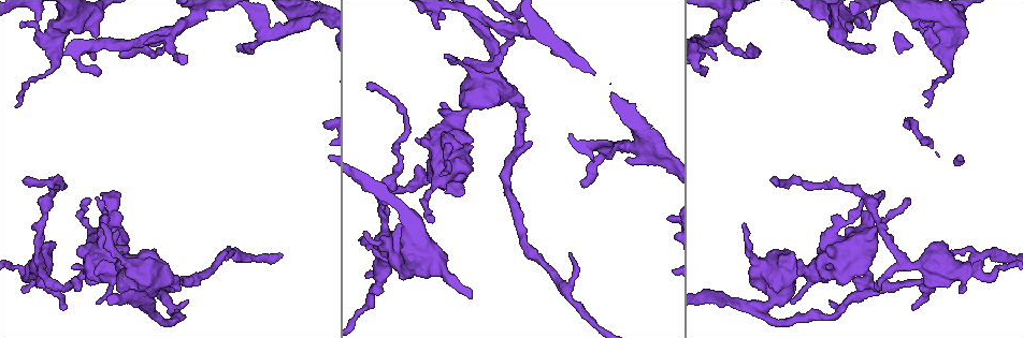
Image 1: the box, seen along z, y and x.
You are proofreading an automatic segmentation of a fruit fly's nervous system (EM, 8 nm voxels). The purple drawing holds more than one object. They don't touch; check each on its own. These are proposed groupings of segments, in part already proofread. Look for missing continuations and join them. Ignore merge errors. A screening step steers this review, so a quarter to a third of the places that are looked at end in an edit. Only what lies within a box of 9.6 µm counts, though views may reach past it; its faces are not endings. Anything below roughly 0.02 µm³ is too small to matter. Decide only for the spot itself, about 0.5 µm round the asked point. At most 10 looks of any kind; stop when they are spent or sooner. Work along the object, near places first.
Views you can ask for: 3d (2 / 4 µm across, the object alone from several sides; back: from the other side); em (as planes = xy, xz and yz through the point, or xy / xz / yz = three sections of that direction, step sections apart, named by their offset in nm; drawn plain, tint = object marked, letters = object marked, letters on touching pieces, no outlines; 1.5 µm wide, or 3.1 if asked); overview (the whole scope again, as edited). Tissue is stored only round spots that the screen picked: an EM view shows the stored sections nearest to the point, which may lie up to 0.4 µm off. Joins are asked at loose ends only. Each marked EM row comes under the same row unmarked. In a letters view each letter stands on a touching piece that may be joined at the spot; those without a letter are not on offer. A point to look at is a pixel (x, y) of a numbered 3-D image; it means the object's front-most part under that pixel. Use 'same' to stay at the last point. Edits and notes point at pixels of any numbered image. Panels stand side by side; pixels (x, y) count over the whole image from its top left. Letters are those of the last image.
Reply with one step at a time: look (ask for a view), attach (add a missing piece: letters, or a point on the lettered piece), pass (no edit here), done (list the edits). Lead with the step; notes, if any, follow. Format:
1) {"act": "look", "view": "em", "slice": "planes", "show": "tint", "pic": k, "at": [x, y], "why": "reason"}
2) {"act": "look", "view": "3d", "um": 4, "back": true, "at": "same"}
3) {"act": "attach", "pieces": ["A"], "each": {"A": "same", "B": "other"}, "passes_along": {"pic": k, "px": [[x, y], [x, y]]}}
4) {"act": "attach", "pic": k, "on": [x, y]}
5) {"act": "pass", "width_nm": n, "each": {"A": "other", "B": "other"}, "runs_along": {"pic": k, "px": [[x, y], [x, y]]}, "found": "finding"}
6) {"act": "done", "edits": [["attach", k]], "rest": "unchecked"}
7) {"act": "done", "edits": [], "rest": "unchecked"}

{"act": "look", "view": "3d", "um": 2, "back": true, "pic": 1, "at": [875, 50], "why": "free end"}

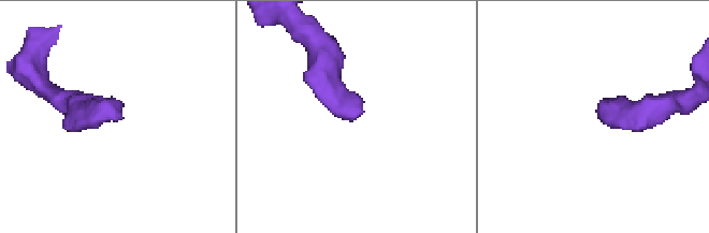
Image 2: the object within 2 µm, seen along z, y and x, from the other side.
{"act": "look", "view": "em", "slice": "xy", "step": 4, "show": "letters", "pic": 2, "at": [121, 119], "why": "need the tissue"}

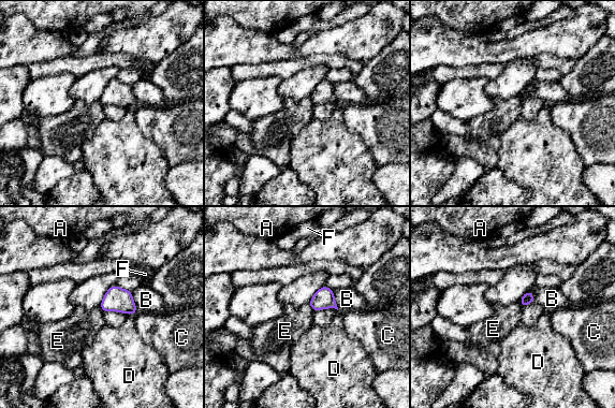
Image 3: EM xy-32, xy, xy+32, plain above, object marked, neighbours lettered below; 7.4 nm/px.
{"act": "look", "view": "em", "slice": "xz", "step": 4, "show": "letters", "at": "same", "why": "cut it another way"}

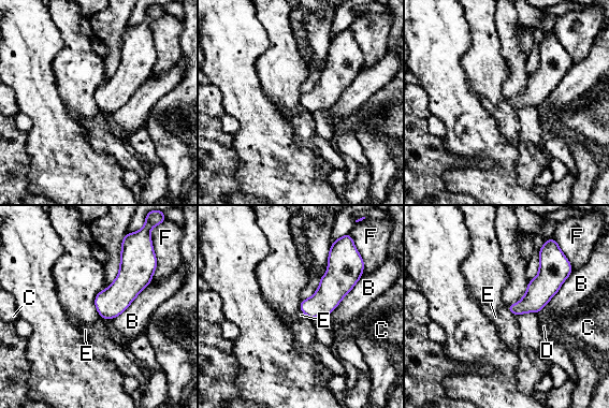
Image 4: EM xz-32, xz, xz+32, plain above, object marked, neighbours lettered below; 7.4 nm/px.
{"act": "pass", "longest_contact_nm": ["B", 420], "each": {"B": "other", "C": "other", "D": "other", "E": "other", "F": "other"}, "border": {"pic": 4, "px": [[505, 306], [516, 316]]}, "found": "none of them fits"}

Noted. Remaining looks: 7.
{"act": "look", "view": "em", "slice": "yz", "step": 4, "show": "tint", "pic": 1, "at": [88, 199], "why": "tapers out"}

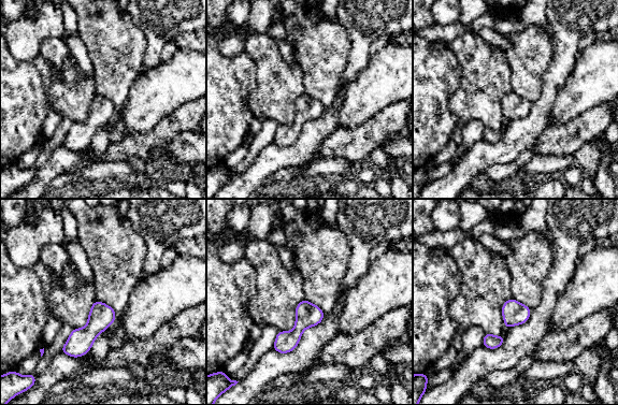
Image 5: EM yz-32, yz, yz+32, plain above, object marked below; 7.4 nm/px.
{"act": "look", "view": "em", "slice": "yz", "step": 4, "show": "letters", "at": "same"}

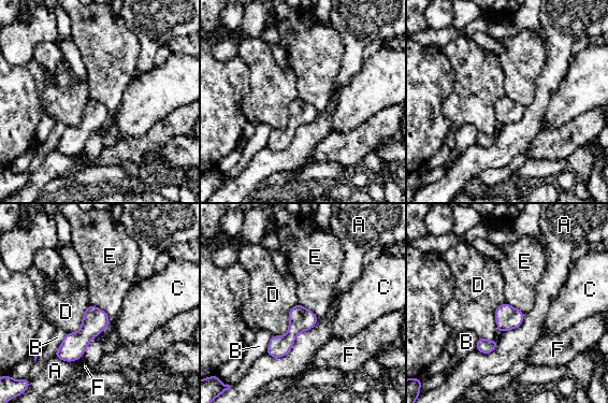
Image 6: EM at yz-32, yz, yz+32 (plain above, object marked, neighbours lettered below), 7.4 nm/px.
{"act": "pass", "longest_contact_nm": ["A", 460], "each": {"A": "other", "B": "other", "C": "other", "D": "other", "E": "other", "F": "other"}, "border": {"pic": 6, "px": [[90, 303], [101, 308], [110, 318]]}, "found": "none of them fits"}

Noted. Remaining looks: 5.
{"act": "look", "view": "em", "slice": "planes", "show": "letters", "pic": 1, "at": [925, 106], "why": "an open end"}

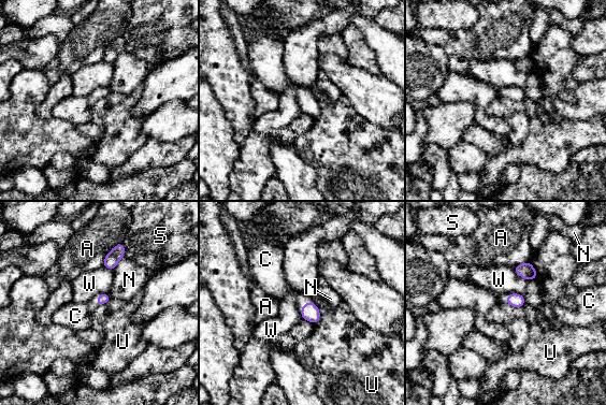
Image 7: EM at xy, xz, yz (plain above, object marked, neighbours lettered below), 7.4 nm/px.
{"act": "pass", "width_nm": 80, "each": {"A": "other", "C": "other", "N": "other", "S": "other", "U": "other", "W": "other"}, "border": {"pic": 7, "px": [[314, 302], [319, 313], [314, 324]]}, "found": "no lettered piece goes on from it"}

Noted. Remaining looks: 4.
{"act": "look", "view": "em", "slice": "yz", "step": 8, "show": "tint", "pic": 1, "at": [920, 22], "why": "branch stops here"}

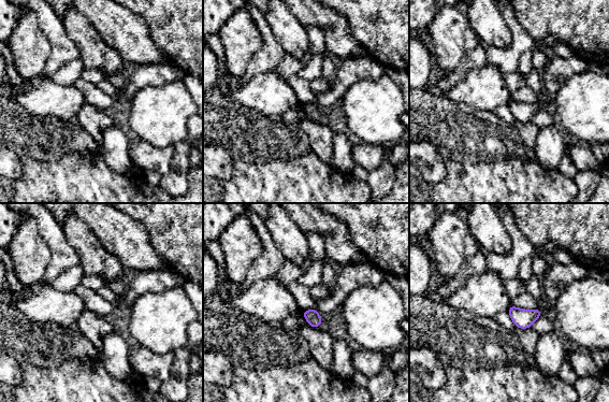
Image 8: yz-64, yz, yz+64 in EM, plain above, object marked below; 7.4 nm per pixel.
{"act": "look", "view": "em", "slice": "planes", "show": "letters", "at": "same"}

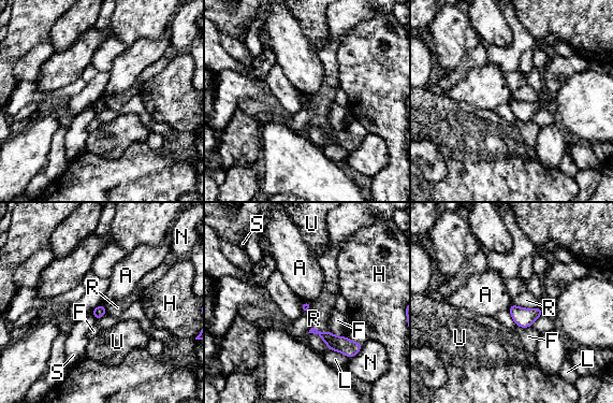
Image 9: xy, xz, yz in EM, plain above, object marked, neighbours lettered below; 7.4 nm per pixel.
{"act": "pass", "longest_contact_nm": ["R", 200], "each": {"A": "other", "F": "other", "H": "other", "L": "other", "N": "other", "R": "other", "S": "other", "U": "other"}, "found": "no lettered piece goes on from it"}

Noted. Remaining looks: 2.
{"act": "done", "edits": [], "rest": "unchecked"}

